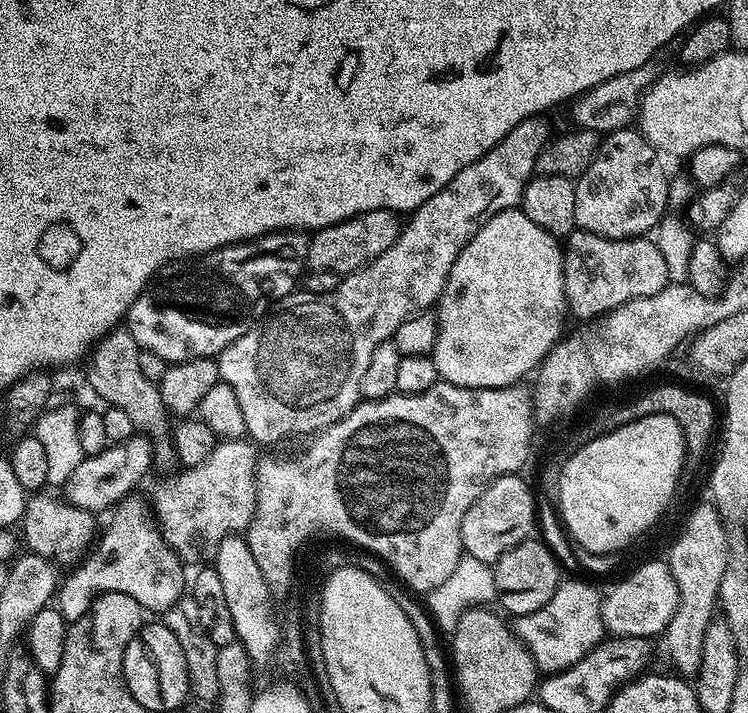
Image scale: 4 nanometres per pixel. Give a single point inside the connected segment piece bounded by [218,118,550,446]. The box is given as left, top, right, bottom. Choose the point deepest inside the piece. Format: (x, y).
(299, 370)

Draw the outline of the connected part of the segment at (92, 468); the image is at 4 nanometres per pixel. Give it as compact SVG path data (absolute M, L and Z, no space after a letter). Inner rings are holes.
M133 434L120 444L109 443L108 448L102 450L102 454L85 456L78 470L74 470L68 483L63 485L63 495L68 503L93 514L101 514L100 512L104 511L107 513L115 509L121 501L131 497L128 495L139 486L140 479L151 470L152 464L154 465L152 446L153 441L147 435Z

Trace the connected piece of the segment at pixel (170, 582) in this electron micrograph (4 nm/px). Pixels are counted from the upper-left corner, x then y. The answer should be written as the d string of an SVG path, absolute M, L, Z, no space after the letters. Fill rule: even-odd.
M132 502L121 503L111 513L112 525L105 536L103 533L99 537L96 552L89 551L83 563L75 567L65 580L63 577L58 588L58 607L65 620L71 622L85 616L98 594L105 592L130 594L134 602L156 614L162 614L185 595L185 565L159 531L154 530L149 505L128 503Z

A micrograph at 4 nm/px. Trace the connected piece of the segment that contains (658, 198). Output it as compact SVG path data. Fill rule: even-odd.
M635 127L607 133L601 139L594 162L590 162L590 170L575 181L577 229L611 240L635 240L651 233L665 219L667 212L664 211L670 208L670 176L664 173L660 160L661 153Z

